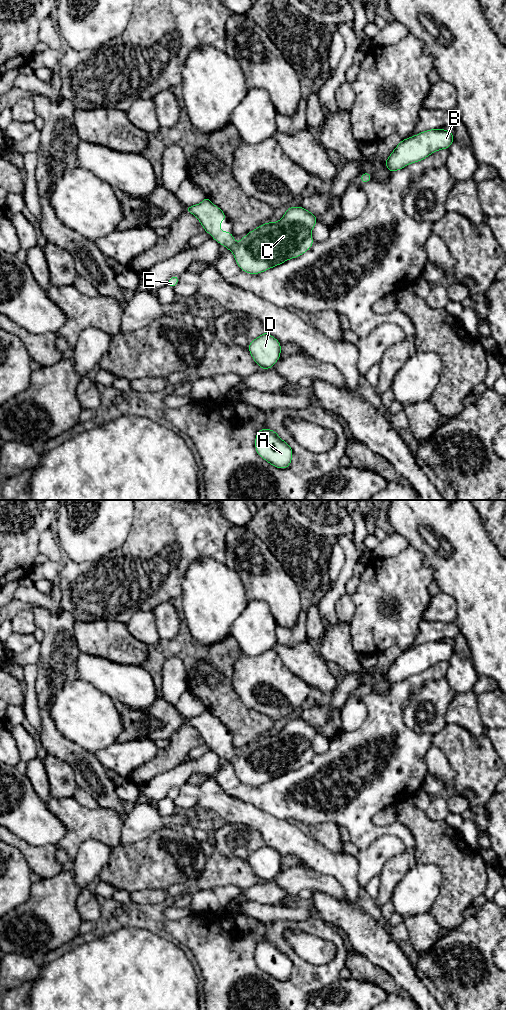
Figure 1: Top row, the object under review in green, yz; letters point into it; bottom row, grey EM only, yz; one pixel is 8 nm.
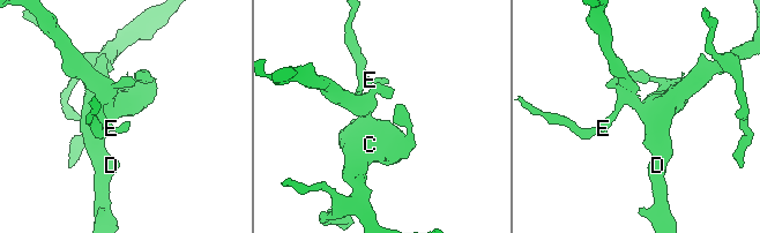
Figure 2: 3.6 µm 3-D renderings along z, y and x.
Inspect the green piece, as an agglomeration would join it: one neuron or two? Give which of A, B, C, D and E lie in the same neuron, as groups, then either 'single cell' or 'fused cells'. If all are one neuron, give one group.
A B C D E | single cell

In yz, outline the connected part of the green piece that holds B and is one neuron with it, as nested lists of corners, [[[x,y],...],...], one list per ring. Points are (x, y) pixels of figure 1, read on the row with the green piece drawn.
[[[429,129],[402,139],[384,164],[393,173],[411,163],[424,160],[438,150],[449,149],[453,142],[454,134],[449,130]]]

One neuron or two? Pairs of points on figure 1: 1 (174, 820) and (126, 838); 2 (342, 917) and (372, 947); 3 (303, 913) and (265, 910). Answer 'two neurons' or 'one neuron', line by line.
1: one neuron
2: one neuron
3: one neuron

